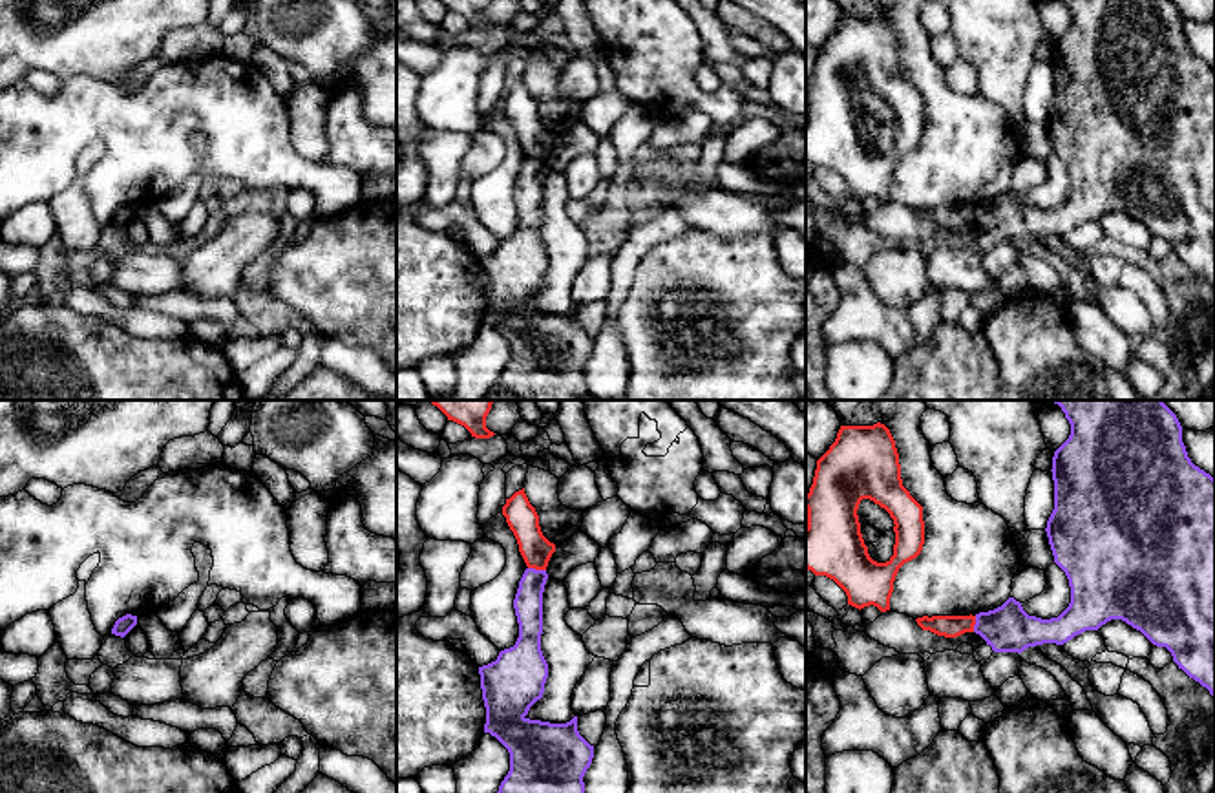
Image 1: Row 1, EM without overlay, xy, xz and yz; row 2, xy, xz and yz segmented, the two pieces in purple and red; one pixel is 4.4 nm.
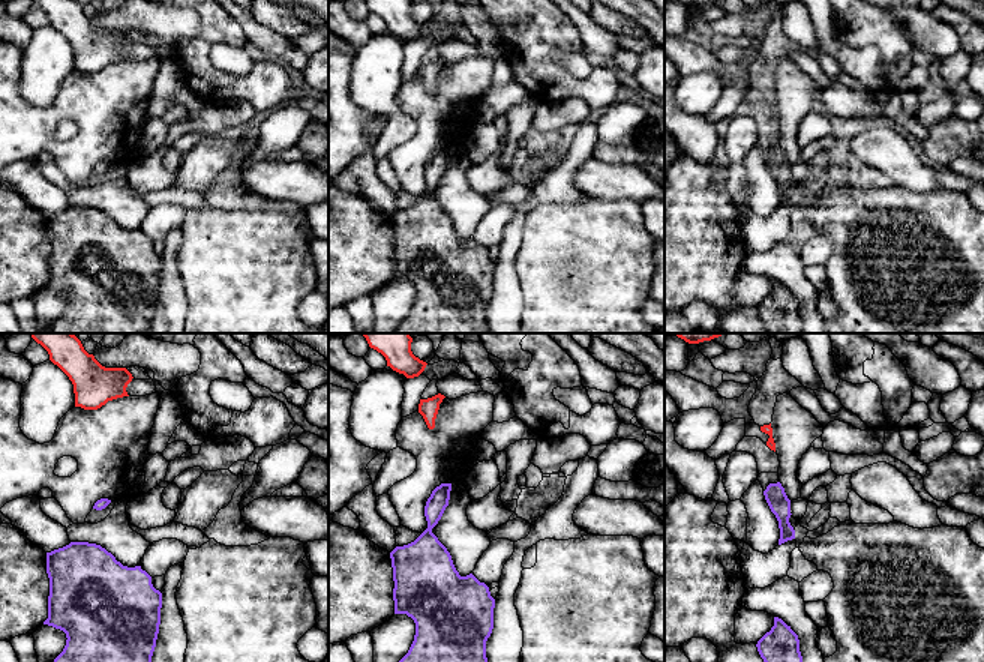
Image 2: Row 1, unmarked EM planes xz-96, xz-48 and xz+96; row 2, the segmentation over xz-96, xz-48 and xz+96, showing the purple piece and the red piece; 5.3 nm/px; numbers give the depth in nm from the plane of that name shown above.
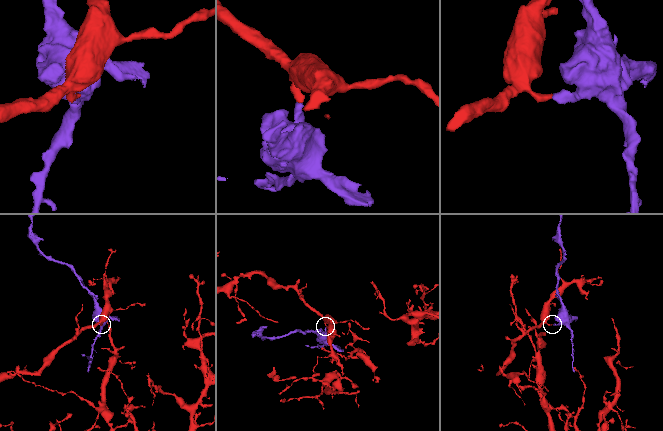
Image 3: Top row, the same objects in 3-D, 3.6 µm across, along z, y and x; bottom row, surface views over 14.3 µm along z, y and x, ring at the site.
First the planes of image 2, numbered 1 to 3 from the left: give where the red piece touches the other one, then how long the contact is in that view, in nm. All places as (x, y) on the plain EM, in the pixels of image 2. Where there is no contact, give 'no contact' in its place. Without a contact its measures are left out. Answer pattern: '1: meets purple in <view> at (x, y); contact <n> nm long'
1: no contact
2: no contact
3: no contact

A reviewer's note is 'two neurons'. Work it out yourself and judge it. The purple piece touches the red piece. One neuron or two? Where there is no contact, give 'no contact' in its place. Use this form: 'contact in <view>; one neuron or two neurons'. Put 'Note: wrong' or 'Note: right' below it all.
contact in xz; two neurons
Note: right

